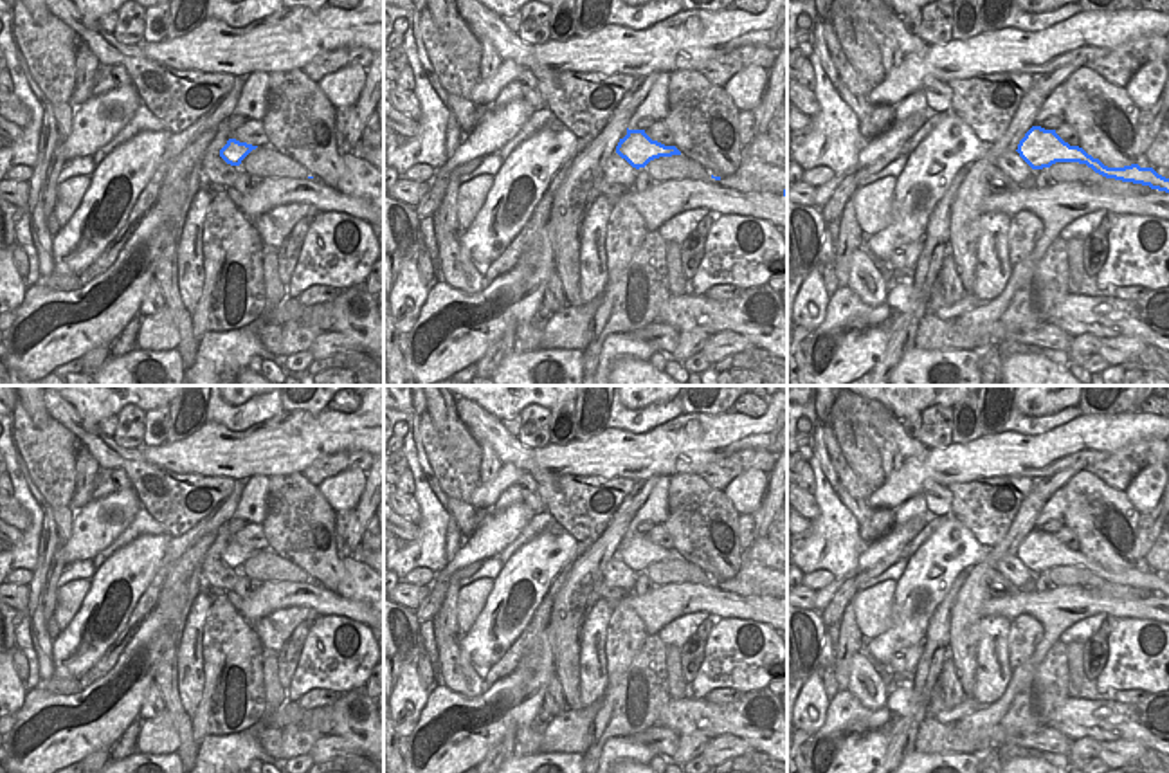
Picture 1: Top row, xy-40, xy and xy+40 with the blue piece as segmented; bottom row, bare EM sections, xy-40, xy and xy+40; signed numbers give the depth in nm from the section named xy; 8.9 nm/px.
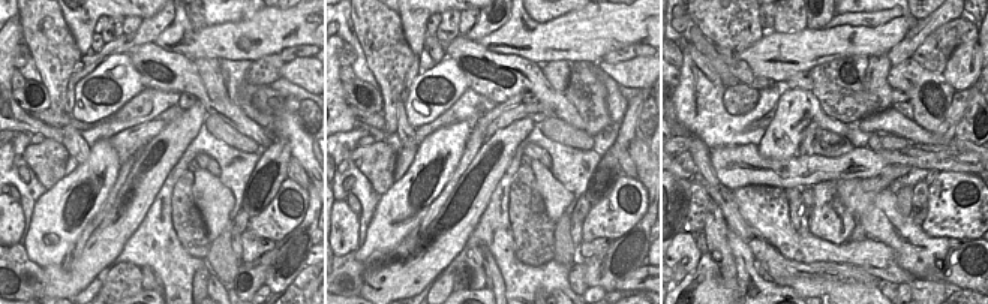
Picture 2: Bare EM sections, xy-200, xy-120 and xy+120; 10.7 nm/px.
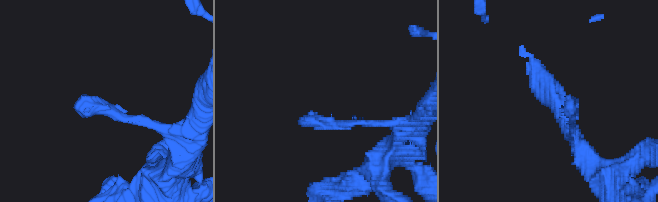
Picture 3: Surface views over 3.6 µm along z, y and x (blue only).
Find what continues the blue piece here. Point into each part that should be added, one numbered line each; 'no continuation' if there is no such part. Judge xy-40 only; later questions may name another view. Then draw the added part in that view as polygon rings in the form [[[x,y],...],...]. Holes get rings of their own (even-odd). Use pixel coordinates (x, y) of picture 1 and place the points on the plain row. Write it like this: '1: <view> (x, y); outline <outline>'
no continuation

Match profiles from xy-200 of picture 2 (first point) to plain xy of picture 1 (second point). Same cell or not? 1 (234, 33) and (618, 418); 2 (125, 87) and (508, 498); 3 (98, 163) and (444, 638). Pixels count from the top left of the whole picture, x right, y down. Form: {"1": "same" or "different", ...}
{"1": "different", "2": "different", "3": "different"}

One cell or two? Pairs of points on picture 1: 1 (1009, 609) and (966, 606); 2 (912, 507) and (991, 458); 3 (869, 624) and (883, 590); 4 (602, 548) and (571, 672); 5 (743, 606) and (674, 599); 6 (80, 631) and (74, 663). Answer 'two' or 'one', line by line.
1: two
2: two
3: one
4: one
5: one
6: one

